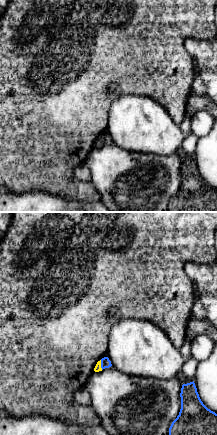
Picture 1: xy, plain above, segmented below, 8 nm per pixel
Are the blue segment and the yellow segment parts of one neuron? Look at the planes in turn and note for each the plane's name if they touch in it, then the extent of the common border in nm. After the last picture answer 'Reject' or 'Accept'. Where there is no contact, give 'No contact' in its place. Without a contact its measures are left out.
Touches blue in xy. Shared border 80 nm

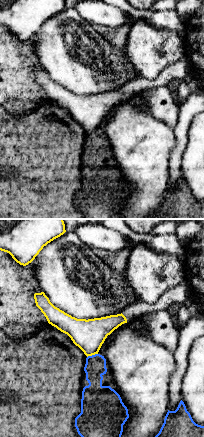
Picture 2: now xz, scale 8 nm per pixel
Touches blue in xz. Shared border 90 nm

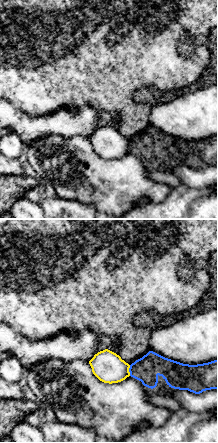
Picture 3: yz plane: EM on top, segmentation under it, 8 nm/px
Touches blue in yz. Shared border 90 nm

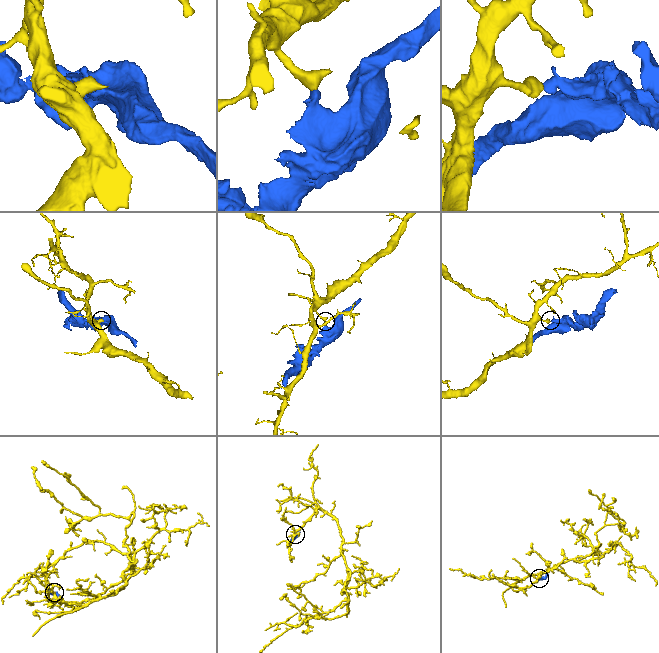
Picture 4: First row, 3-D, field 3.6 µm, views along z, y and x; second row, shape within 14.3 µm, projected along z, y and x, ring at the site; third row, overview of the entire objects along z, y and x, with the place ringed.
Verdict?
Reject

